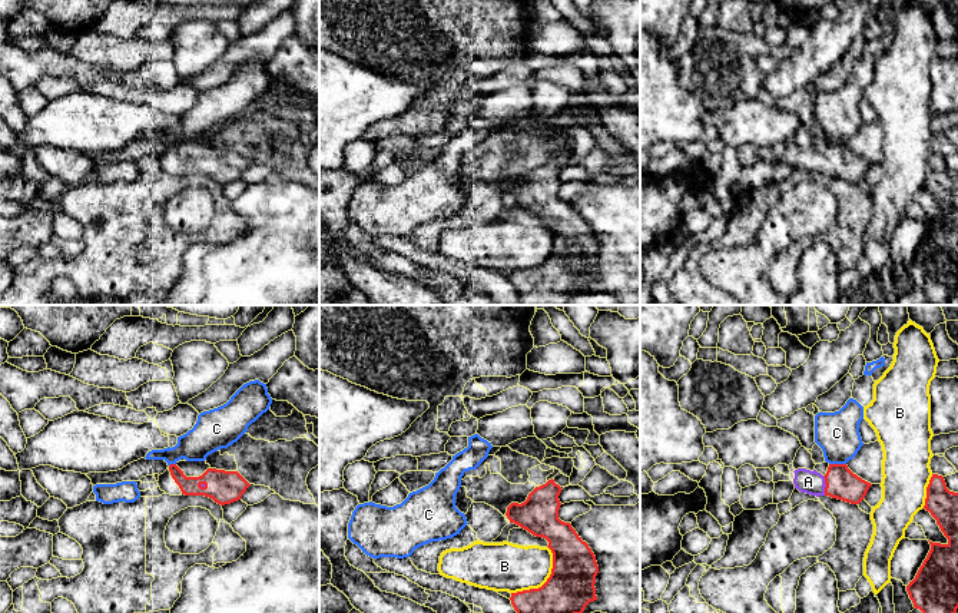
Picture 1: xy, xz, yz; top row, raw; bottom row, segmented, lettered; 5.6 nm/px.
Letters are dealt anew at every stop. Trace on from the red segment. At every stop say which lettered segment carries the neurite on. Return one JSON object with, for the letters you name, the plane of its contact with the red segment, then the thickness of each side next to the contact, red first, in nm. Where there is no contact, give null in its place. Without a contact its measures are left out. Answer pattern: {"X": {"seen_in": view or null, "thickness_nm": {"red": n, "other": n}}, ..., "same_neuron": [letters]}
{"A": {"seen_in": "yz", "thickness_nm": {"red": 180, "other": 130}}, "same_neuron": ["A"]}

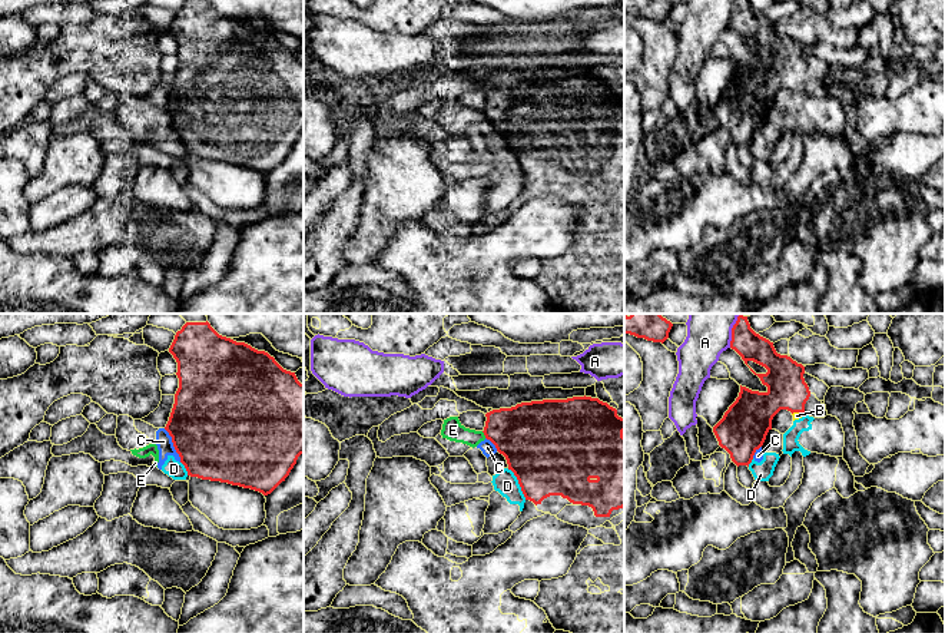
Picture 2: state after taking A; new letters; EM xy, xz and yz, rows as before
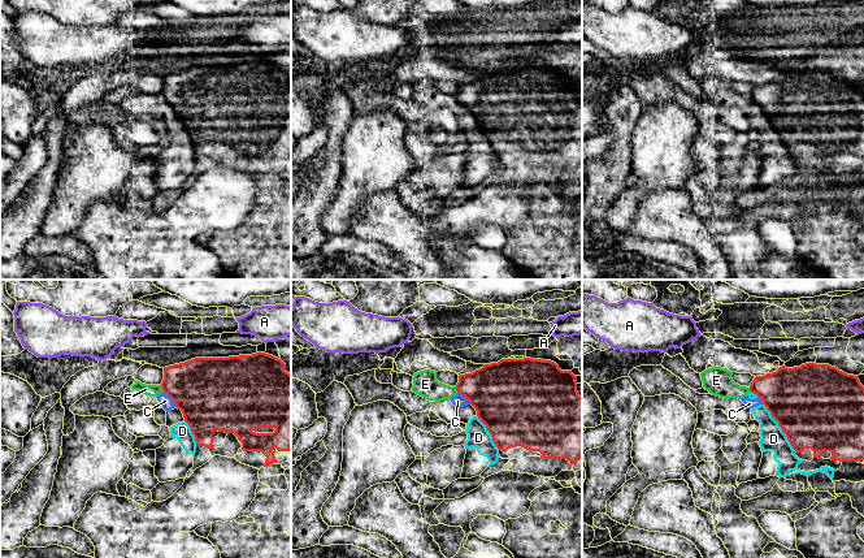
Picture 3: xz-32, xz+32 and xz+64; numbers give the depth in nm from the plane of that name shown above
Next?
{"same_neuron": []}

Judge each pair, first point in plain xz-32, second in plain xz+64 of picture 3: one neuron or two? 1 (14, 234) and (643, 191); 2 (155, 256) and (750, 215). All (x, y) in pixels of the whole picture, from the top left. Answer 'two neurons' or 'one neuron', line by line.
1: two neurons
2: one neuron

